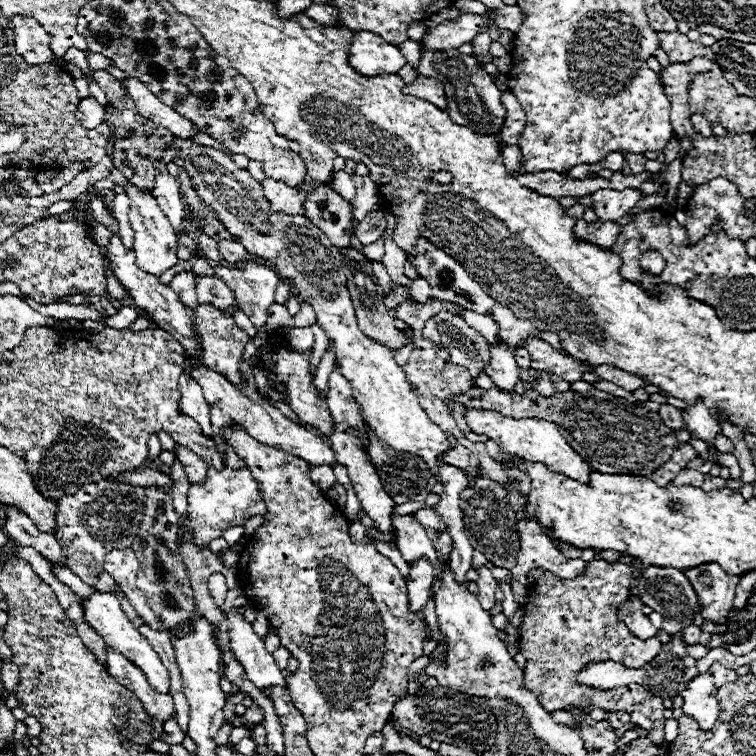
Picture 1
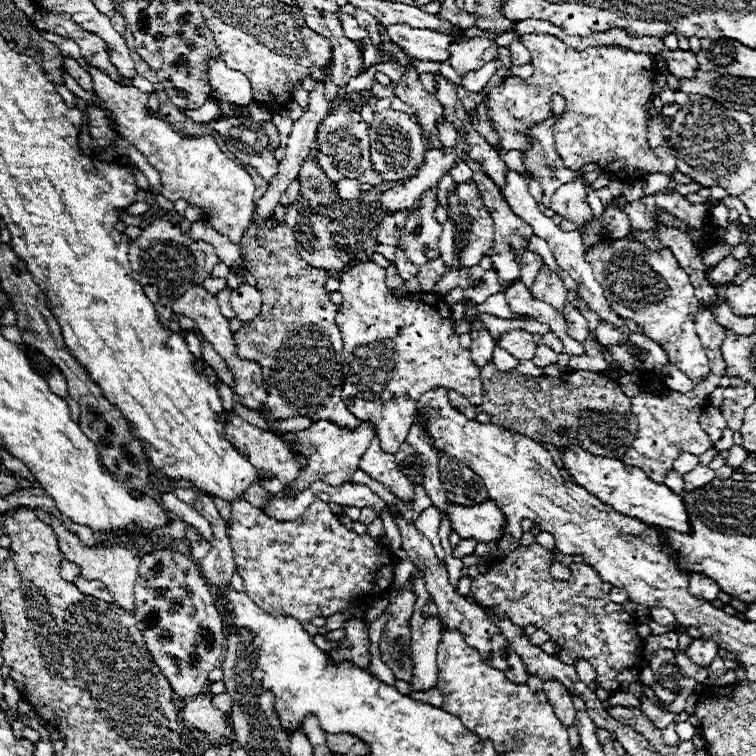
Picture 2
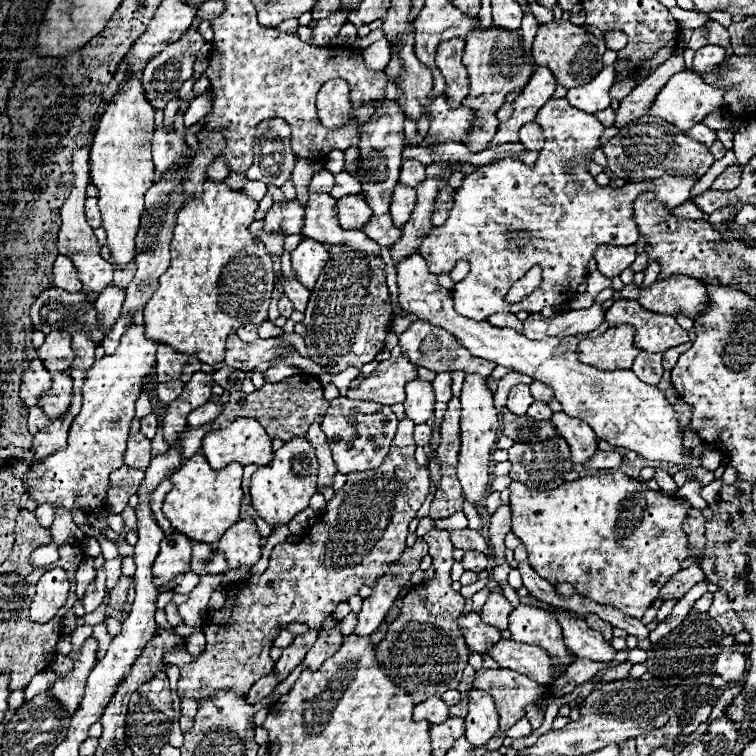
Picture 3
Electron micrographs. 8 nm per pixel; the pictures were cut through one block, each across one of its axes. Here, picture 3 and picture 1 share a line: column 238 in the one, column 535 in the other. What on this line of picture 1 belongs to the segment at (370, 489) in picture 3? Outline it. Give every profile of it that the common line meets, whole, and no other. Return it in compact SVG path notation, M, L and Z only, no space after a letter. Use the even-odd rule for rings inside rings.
M590 560L586 564L586 572L574 580L544 572L544 576L530 588L528 600L520 604L524 612L520 624L520 652L526 656L524 686L538 696L548 712L564 710L566 706L578 706L584 710L598 706L606 712L622 710L628 714L638 710L654 722L654 730L662 730L662 734L648 734L648 738L654 744L666 744L662 698L650 694L638 684L610 690L590 690L588 686L576 682L578 672L586 664L614 660L626 668L642 668L662 648L658 638L640 640L624 622L618 620L618 608L630 596L632 570L624 564L608 564L604 560Z

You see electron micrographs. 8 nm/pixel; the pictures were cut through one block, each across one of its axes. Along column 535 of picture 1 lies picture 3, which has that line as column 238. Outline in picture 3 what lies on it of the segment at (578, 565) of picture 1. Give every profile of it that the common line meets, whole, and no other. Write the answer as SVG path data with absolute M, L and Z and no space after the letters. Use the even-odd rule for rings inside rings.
M238 520L226 534L220 538L218 550L224 552L230 568L254 566L260 560L262 536L258 526L248 520Z

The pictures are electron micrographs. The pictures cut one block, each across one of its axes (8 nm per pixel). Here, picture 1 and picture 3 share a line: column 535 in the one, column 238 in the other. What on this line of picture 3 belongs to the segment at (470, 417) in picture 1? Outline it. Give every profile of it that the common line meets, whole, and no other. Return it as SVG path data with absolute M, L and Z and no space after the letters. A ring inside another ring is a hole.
M238 418L230 426L212 430L202 438L202 454L210 462L214 470L222 470L230 462L240 462L242 466L246 464L258 464L264 466L272 460L272 438L266 434L266 430L252 418Z

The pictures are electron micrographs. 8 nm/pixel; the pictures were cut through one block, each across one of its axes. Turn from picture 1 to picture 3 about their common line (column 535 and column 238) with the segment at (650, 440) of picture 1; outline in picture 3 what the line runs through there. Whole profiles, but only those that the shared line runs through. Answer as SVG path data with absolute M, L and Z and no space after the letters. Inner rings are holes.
M296 374L284 378L282 382L266 382L260 390L254 390L252 394L244 394L240 390L232 392L224 410L214 420L212 430L228 426L236 418L254 418L266 428L268 436L272 438L280 438L280 440L304 438L308 426L316 418L324 416L324 410L328 410L328 400L324 398L322 382L312 374Z

